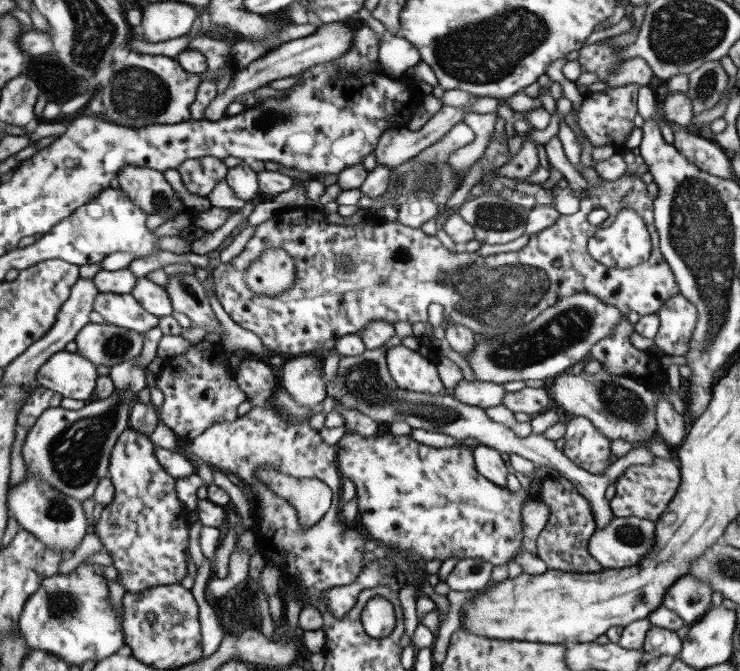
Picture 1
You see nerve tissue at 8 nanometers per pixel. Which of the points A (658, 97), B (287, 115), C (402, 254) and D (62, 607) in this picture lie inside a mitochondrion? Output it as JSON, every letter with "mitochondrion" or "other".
{"A":"other","B":"mitochondrion","C":"mitochondrion","D":"mitochondrion"}

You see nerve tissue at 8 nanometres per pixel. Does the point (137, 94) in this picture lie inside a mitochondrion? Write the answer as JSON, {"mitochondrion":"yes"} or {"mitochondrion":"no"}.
{"mitochondrion":"yes"}

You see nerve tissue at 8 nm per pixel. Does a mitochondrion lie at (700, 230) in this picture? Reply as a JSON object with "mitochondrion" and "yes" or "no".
{"mitochondrion":"yes"}

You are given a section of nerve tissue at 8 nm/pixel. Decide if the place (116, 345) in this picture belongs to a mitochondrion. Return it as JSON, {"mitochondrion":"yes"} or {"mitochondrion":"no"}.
{"mitochondrion":"yes"}

